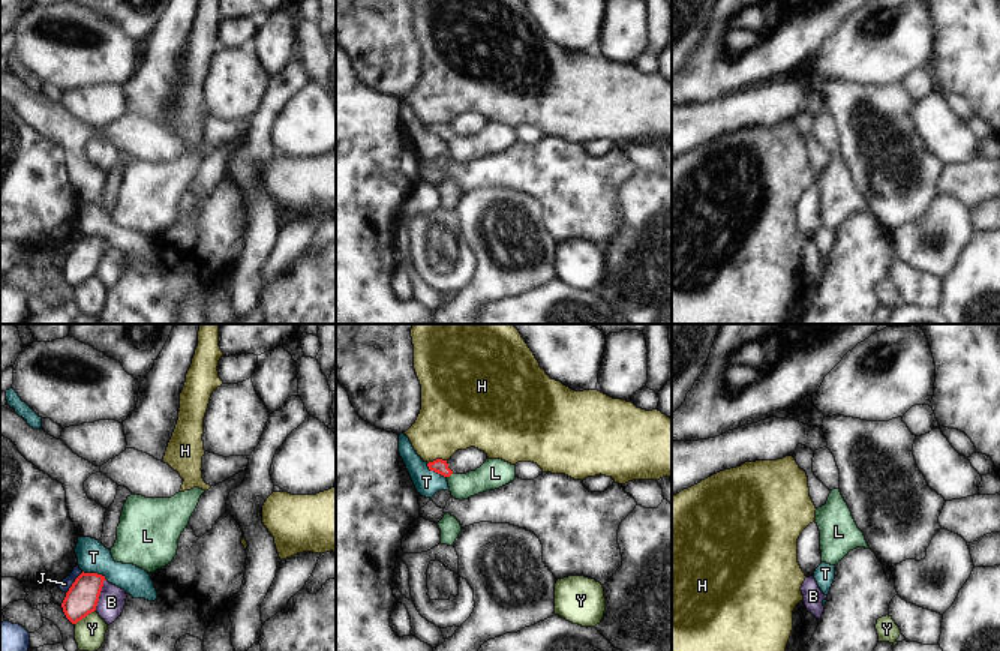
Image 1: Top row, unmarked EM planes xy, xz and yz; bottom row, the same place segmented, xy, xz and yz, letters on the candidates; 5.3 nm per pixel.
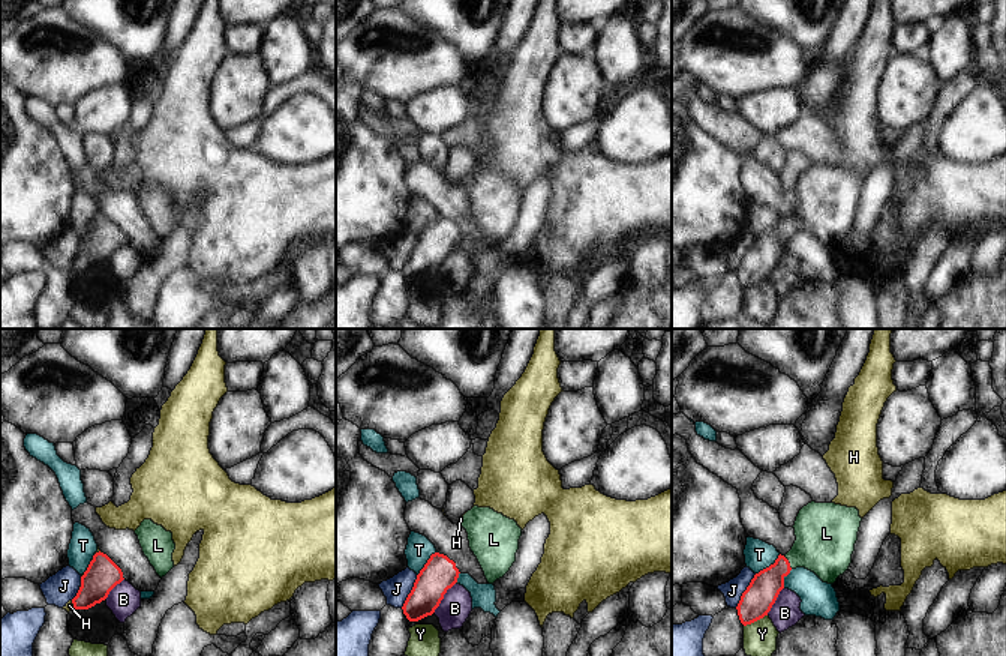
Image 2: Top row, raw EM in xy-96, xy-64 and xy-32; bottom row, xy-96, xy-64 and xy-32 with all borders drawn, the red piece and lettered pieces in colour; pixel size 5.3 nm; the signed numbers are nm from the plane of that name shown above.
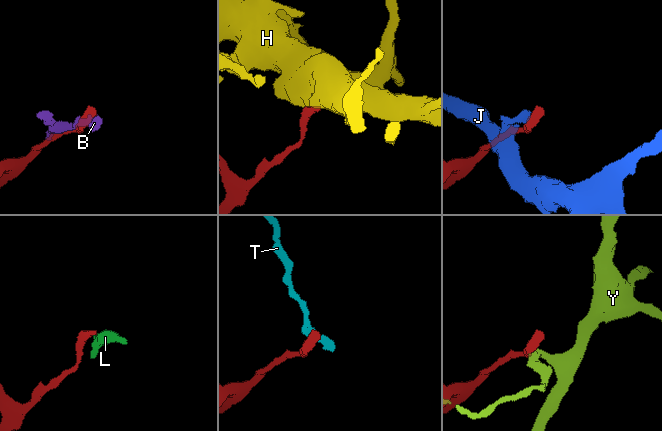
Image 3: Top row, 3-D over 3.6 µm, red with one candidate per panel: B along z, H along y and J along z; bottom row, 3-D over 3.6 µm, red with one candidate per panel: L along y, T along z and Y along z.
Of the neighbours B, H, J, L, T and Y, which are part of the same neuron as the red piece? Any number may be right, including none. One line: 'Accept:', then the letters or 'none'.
Accept: L

